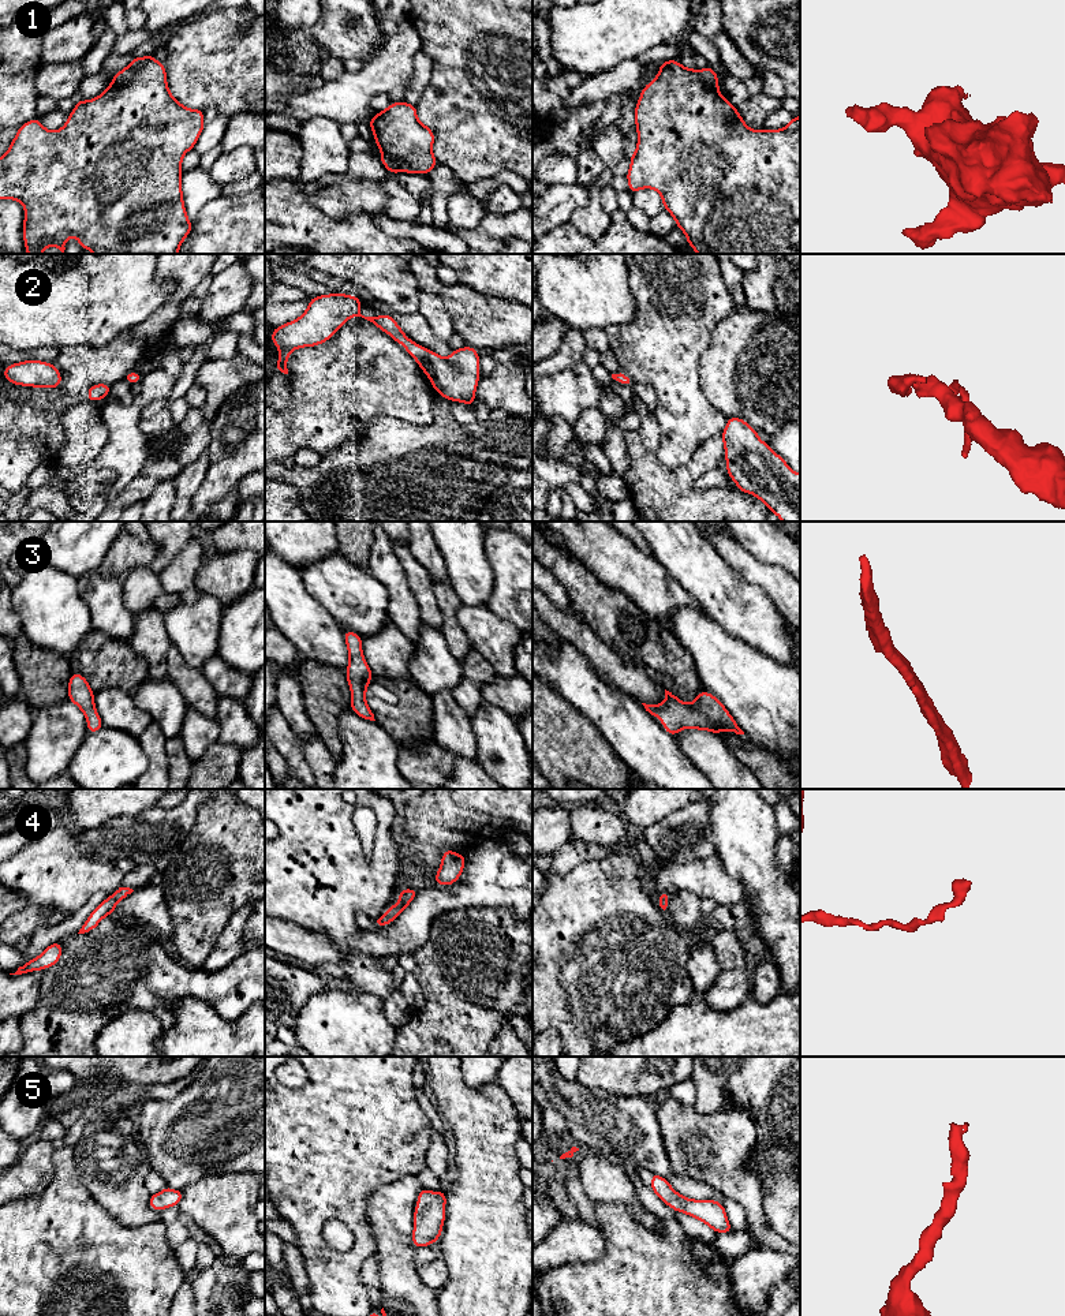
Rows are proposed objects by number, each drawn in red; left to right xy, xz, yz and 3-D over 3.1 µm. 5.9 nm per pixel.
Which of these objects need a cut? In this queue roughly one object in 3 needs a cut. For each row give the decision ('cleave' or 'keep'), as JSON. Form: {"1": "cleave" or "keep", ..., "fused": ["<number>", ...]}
{"1": "cleave", "2": "keep", "3": "keep", "4": "keep", "5": "keep", "fused": ["1"]}

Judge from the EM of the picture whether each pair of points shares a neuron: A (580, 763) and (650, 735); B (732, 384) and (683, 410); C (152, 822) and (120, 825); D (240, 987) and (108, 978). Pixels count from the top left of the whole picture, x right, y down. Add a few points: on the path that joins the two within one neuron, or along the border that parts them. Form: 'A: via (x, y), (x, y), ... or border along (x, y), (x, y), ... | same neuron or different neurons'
A: border along (593, 725), (611, 750), (634, 774) | different neurons
B: border along (698, 366), (698, 382), (705, 397), (727, 418) | different neurons
C: via (144, 825), (129, 825) | same neuron
D: via (208, 987), (193, 982), (141, 982) | same neuron

